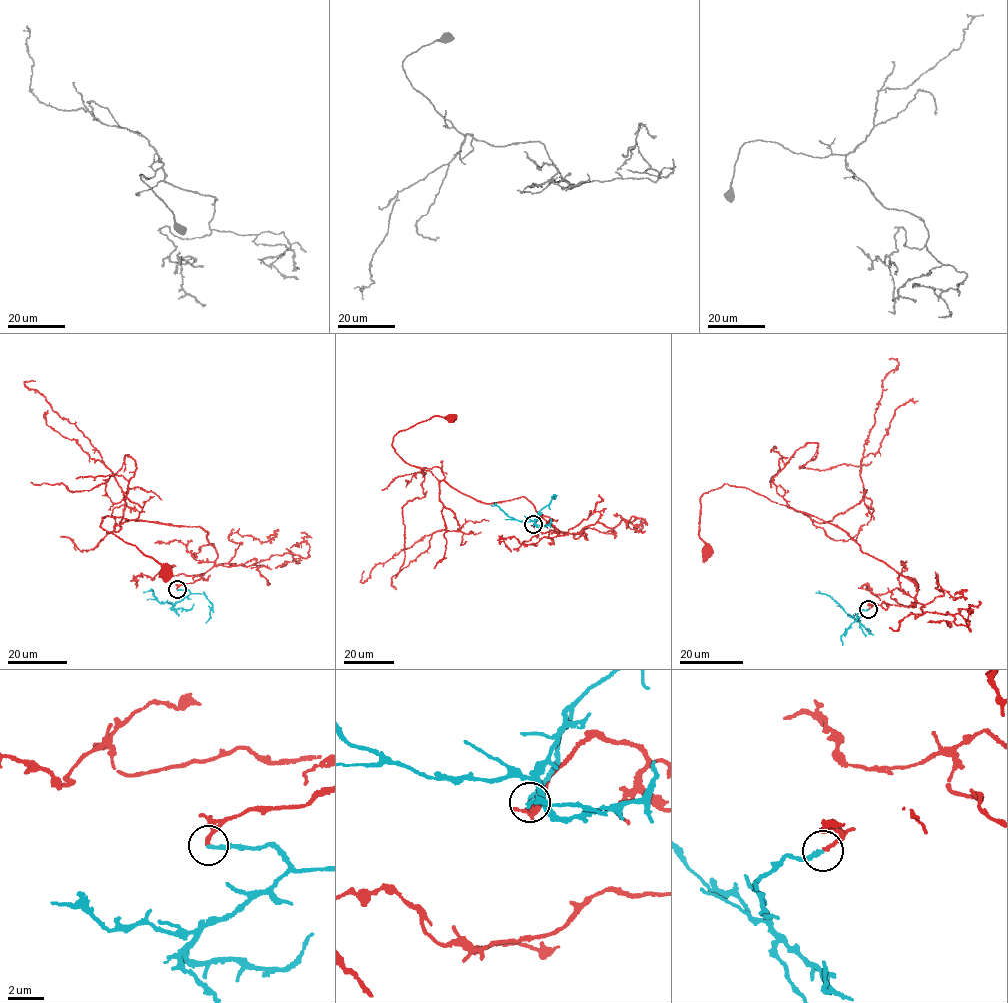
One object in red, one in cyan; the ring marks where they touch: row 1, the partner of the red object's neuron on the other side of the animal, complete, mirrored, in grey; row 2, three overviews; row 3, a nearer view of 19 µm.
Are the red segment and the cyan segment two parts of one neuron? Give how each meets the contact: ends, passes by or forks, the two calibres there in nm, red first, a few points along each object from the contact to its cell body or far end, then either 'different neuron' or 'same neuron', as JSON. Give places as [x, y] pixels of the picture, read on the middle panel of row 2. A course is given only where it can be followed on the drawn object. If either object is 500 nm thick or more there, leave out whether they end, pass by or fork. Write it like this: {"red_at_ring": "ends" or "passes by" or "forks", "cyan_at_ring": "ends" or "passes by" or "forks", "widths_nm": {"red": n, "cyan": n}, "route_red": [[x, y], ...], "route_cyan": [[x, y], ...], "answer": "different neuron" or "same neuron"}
{"red_at_ring": "ends", "cyan_at_ring": "ends", "widths_nm": {"red": 200, "cyan": 190}, "route_red": [[533, 525], [546, 516], [566, 534], [526, 498], [478, 501], [396, 452], [401, 431], [451, 417]], "route_cyan": [[533, 525], [538, 511], [533, 521], [520, 522], [491, 505]], "answer": "same neuron"}

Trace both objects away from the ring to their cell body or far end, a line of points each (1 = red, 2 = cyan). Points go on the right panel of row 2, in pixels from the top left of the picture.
1: (868, 608), (909, 606), (915, 584), (835, 526), (748, 488), (727, 484), (702, 494), (699, 534), (706, 550)
2: (868, 608), (857, 614), (859, 619), (855, 620), (827, 595), (816, 593)

